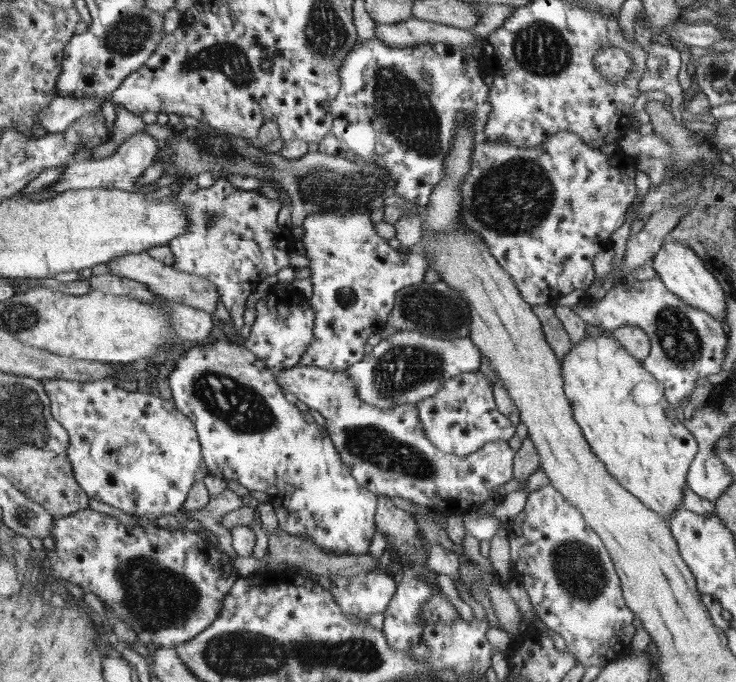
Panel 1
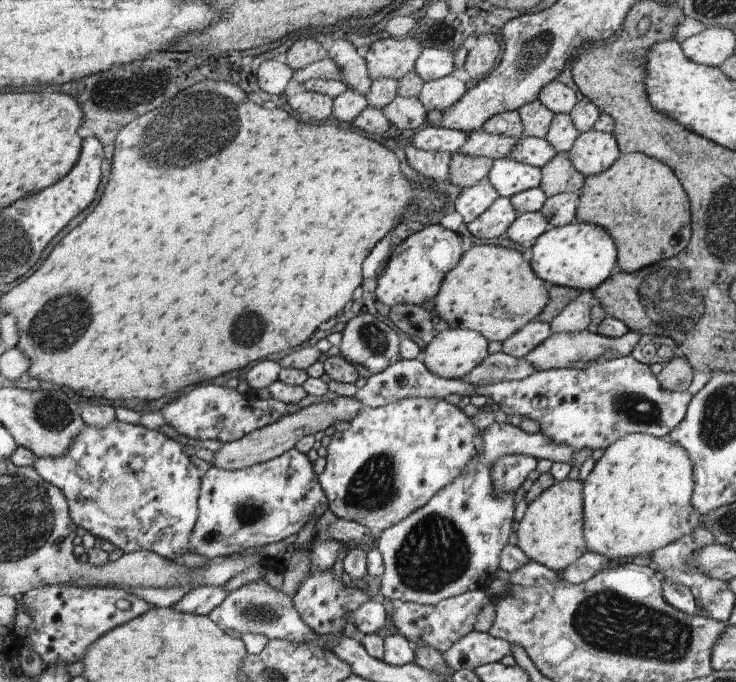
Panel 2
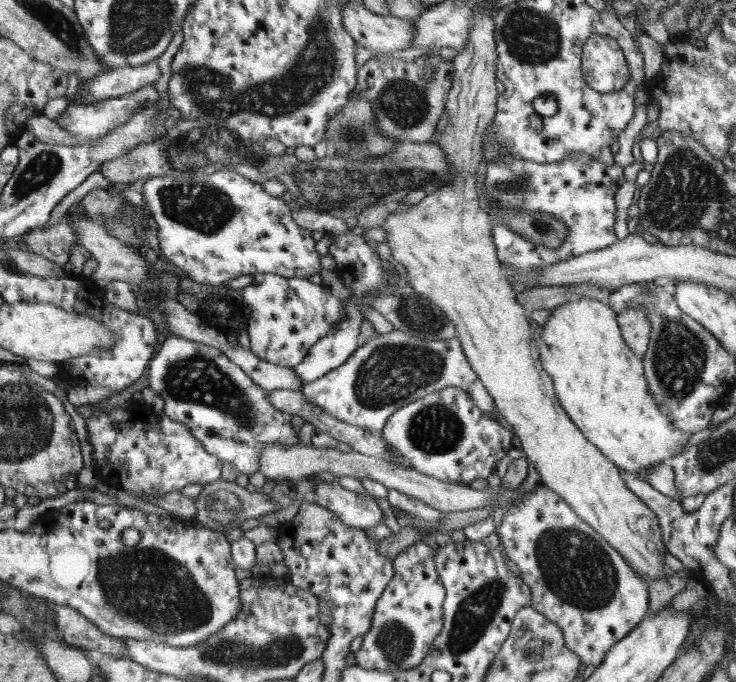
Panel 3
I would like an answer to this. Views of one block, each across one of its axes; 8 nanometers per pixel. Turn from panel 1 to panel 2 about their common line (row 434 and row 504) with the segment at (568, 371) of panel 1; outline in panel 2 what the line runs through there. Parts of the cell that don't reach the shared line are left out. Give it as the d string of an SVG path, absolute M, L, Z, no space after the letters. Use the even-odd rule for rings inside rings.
M631 433L618 438L613 444L604 448L602 456L592 464L591 472L582 481L582 509L583 509L583 536L586 547L589 551L606 556L607 559L614 562L618 558L627 558L627 556L643 555L645 552L656 551L682 536L689 535L697 518L697 514L691 504L690 498L693 486L692 462L687 453L680 444L673 443L668 437L654 437L645 433Z

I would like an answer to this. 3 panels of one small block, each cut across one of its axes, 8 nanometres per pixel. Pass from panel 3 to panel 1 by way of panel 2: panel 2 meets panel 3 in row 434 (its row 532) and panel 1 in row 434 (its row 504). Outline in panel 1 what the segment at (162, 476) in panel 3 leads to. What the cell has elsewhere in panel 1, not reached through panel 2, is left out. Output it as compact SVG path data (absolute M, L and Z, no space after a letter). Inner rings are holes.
M47 379L42 387L50 400L49 412L68 433L66 453L73 478L91 498L131 516L155 519L181 510L188 491L207 474L203 452L199 452L199 436L195 436L195 424L176 410L173 401L151 396L151 393L119 390L110 380L77 383Z

